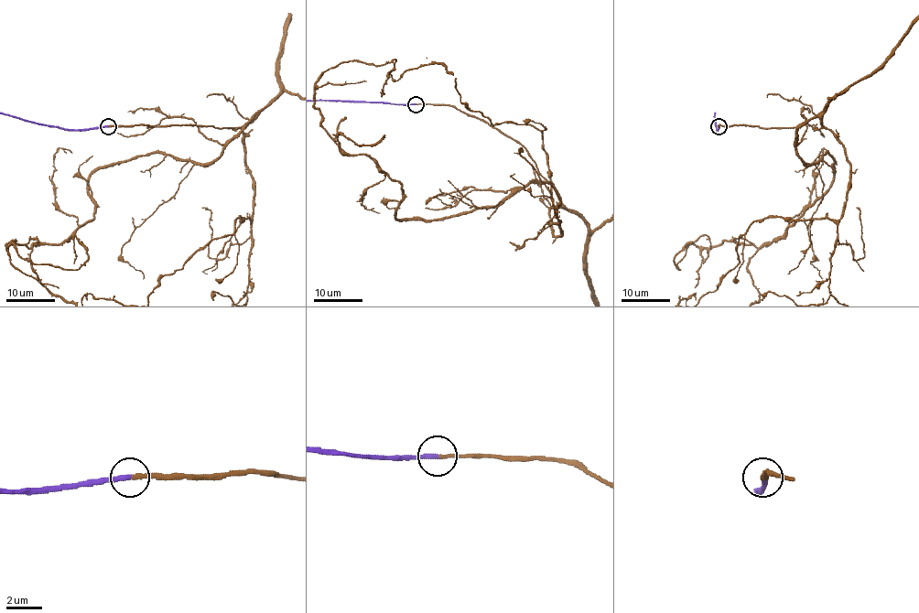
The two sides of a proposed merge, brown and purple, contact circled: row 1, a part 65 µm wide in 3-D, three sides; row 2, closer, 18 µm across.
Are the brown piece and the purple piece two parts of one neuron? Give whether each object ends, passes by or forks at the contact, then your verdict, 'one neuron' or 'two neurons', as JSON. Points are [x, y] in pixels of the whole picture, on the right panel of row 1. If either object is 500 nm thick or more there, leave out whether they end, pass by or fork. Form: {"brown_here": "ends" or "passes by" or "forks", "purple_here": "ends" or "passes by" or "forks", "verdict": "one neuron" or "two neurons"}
{"brown_here": "ends", "purple_here": "ends", "verdict": "one neuron"}

